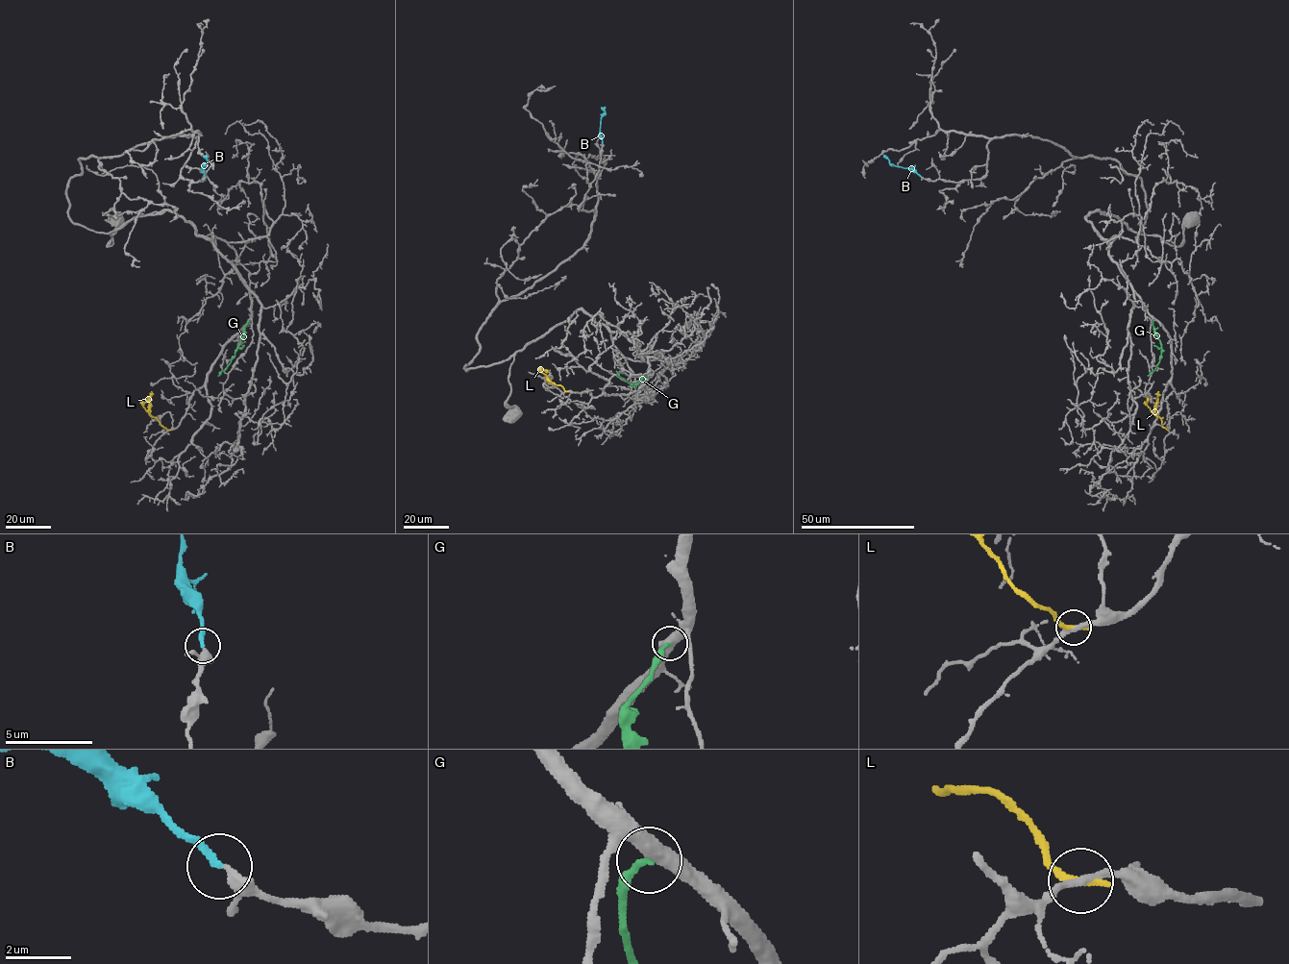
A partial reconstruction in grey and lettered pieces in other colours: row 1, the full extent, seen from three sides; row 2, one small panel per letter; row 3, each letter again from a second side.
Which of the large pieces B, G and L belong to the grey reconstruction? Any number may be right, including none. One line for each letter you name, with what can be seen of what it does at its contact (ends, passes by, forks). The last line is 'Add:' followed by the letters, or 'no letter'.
B: it ends
Add: B

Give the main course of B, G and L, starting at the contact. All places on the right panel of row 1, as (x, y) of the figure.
B: (921, 176), (909, 169), (894, 166), (883, 156)
G: (1154, 320), (1152, 327), (1161, 346), (1161, 357), (1155, 369), (1148, 376)
L: (1168, 430), (1146, 403), (1149, 400)

